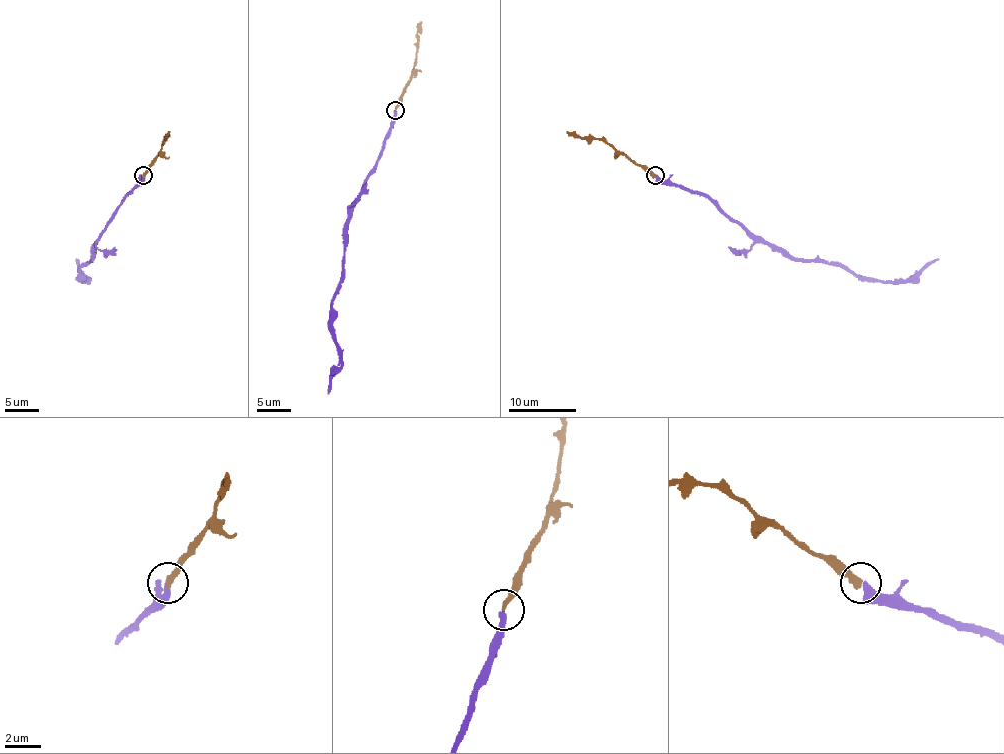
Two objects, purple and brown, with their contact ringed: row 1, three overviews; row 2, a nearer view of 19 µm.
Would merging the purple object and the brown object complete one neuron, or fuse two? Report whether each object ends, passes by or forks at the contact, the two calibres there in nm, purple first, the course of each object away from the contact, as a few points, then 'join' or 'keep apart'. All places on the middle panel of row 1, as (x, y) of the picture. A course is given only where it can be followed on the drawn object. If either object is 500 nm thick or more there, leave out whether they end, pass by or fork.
purple ends | brown ends | 360/320 nm | purple via (395, 110), (380, 159), (351, 210), (339, 291), (332, 302), (339, 364), (327, 393) | brown via (395, 110), (415, 63), (417, 29), (422, 22) | join

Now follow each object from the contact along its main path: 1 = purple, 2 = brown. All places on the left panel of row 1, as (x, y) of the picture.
1: (143, 176), (99, 235), (92, 257), (80, 269), (80, 277), (87, 281), (75, 259)
2: (143, 176), (160, 154), (170, 132)

